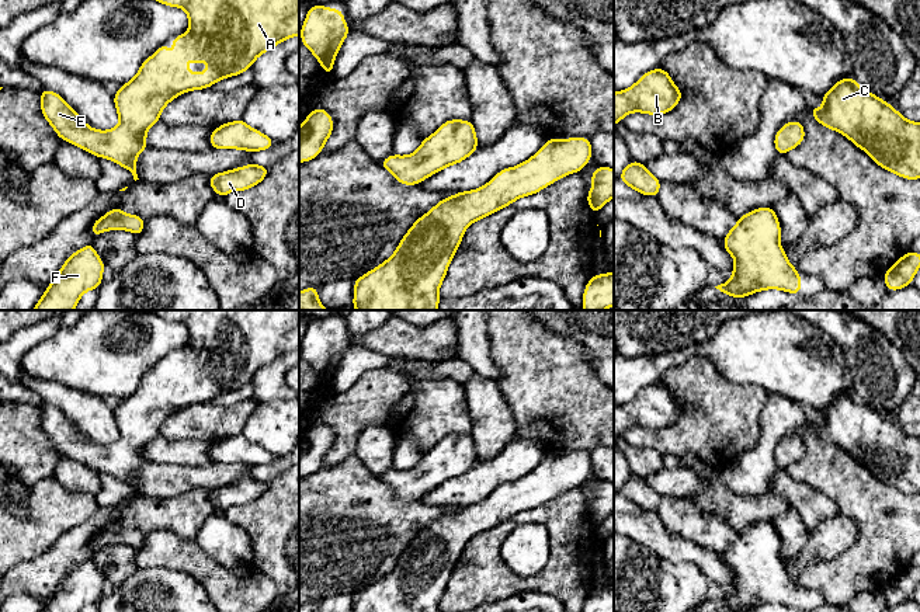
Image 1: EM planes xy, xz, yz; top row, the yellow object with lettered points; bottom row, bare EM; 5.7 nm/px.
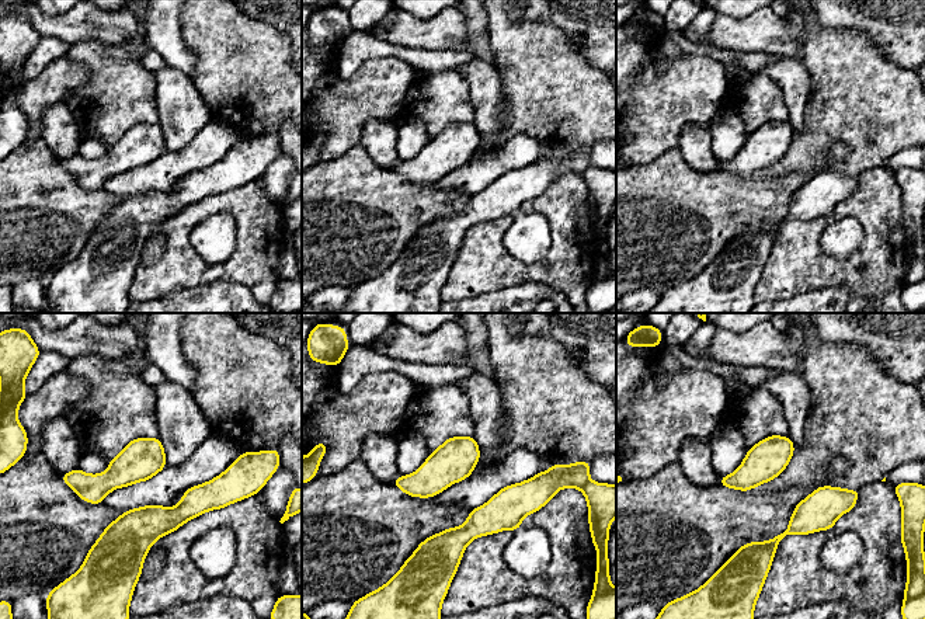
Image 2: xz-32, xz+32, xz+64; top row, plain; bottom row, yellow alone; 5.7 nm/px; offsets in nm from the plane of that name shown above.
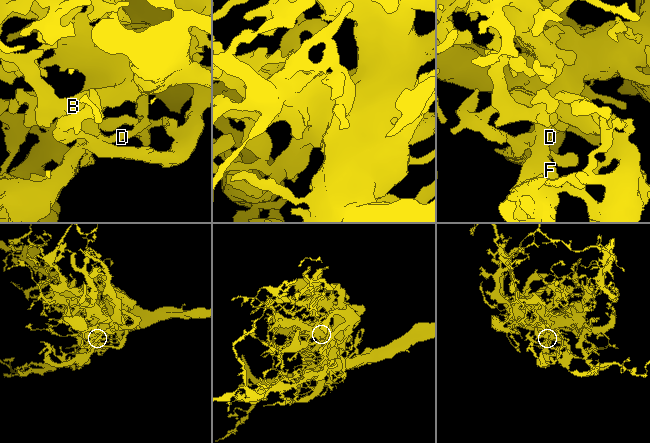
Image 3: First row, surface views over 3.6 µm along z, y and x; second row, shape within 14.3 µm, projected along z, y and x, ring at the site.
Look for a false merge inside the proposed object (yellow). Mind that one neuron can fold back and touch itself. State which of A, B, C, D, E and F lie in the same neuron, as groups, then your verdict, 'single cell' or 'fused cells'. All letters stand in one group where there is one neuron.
A B C D E F; single cell

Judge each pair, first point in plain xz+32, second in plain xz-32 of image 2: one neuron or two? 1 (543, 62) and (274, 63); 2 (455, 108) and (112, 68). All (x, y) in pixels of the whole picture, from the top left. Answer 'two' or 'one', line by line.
1: one
2: one

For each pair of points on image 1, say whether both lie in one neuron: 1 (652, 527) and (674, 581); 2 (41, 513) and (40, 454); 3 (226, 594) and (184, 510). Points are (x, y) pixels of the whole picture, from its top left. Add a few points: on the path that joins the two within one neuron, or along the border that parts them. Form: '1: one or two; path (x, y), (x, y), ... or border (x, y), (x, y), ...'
1: two; border (636, 542), (674, 563), (693, 563), (697, 567)
2: one; path (38, 499), (38, 468)
3: one; path (207, 573), (184, 550), (184, 531)

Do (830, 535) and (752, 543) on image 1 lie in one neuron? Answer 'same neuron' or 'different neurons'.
different neurons

